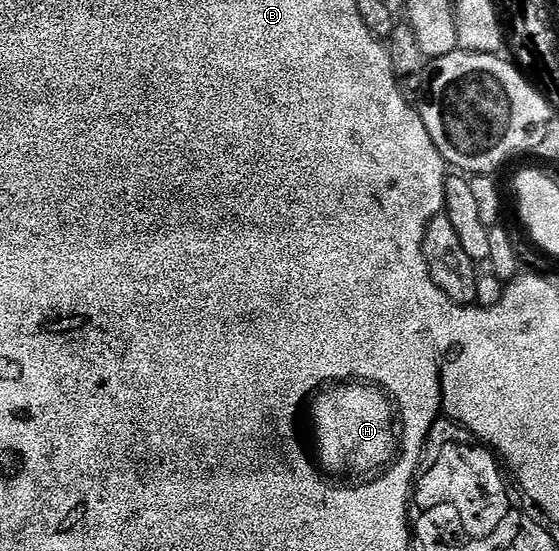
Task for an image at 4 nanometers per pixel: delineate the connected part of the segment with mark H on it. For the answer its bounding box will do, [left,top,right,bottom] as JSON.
[294,376,410,490]

